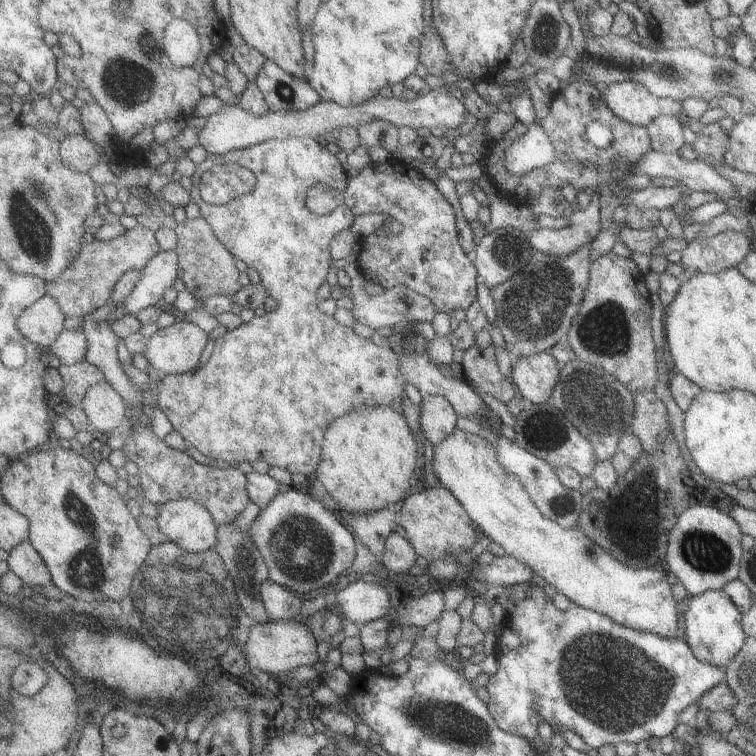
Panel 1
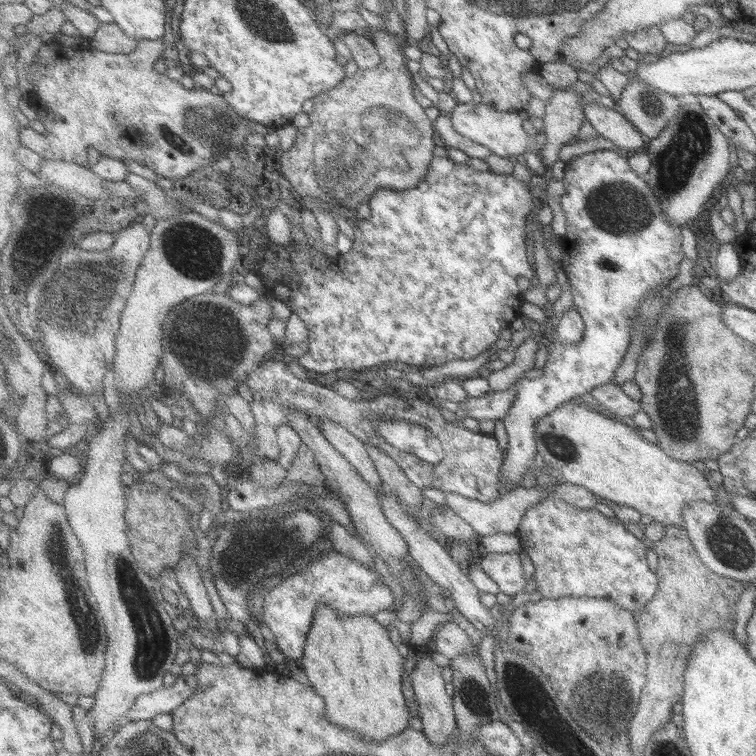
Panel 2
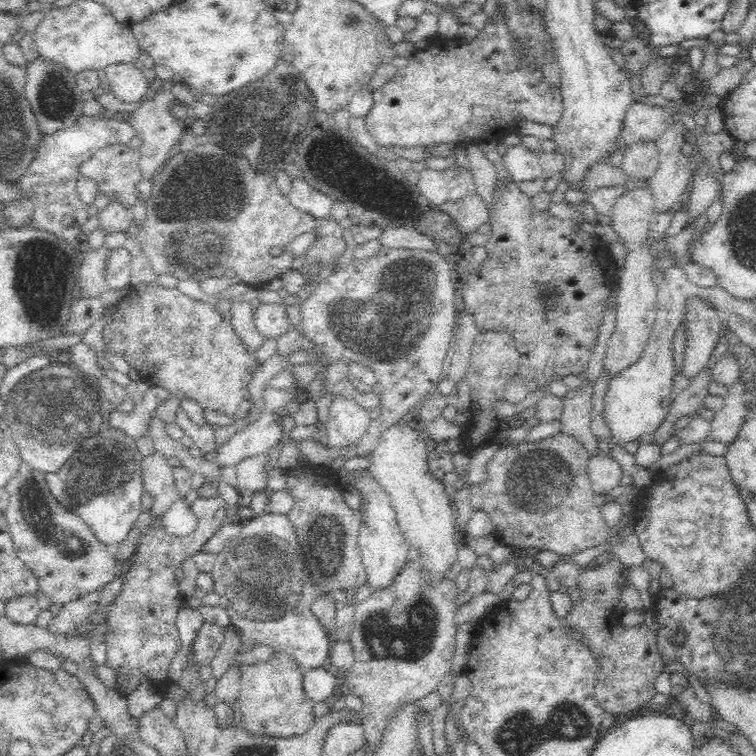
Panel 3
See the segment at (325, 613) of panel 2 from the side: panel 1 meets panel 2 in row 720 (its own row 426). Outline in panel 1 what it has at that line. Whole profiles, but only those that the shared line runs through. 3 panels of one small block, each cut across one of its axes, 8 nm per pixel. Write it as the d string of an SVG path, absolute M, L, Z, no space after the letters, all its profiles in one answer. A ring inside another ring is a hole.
M373 404L359 406L331 422L315 476L343 510L365 514L389 510L397 502L407 500L419 446L405 418L401 410Z

